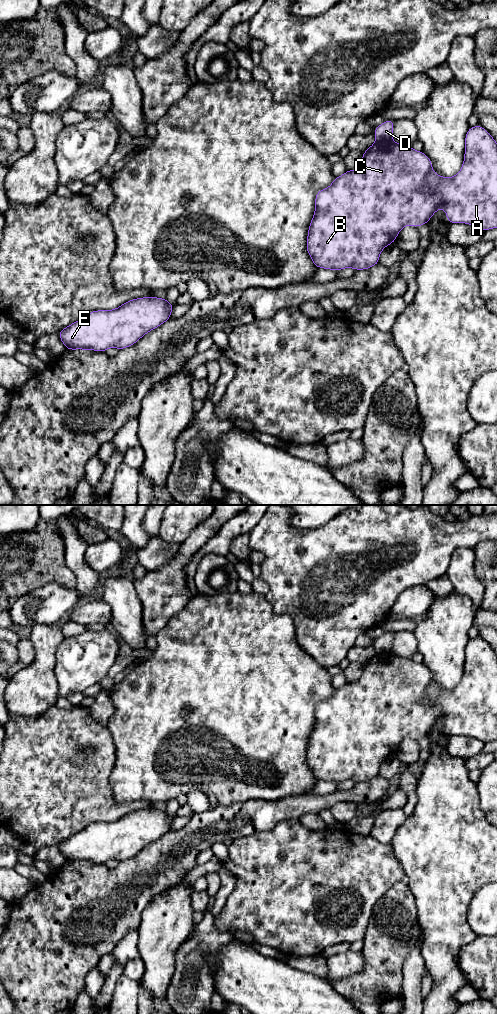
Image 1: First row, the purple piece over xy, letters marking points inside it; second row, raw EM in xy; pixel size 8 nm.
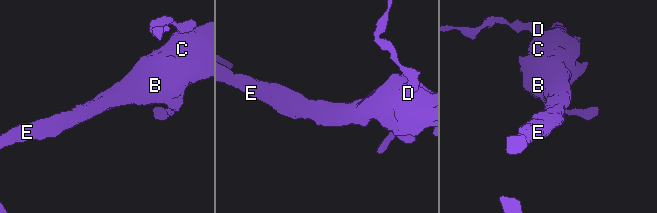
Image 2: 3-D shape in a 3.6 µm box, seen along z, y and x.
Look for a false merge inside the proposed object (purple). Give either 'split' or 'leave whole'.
split

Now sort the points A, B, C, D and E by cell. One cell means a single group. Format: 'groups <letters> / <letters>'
groups A B C E / D

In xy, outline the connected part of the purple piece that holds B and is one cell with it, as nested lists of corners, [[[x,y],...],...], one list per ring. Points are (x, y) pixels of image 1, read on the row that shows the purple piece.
[[[480,124],[469,127],[465,135],[465,153],[461,170],[453,177],[446,178],[436,174],[432,168],[432,161],[423,151],[416,151],[412,146],[398,144],[393,140],[375,142],[365,152],[362,153],[361,165],[355,170],[347,170],[339,177],[334,177],[332,184],[328,188],[319,190],[315,196],[315,211],[309,224],[306,249],[313,261],[314,266],[322,269],[339,271],[345,268],[353,268],[356,271],[366,270],[379,264],[379,256],[382,250],[395,242],[401,229],[410,225],[419,227],[425,225],[432,218],[438,209],[444,209],[447,221],[451,223],[465,223],[480,228],[486,232],[489,229],[497,228],[497,142]]]

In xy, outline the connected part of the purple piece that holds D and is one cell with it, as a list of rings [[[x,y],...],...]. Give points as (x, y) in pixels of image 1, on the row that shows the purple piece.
[[[386,120],[374,129],[376,142],[392,140],[394,123],[395,120]]]

